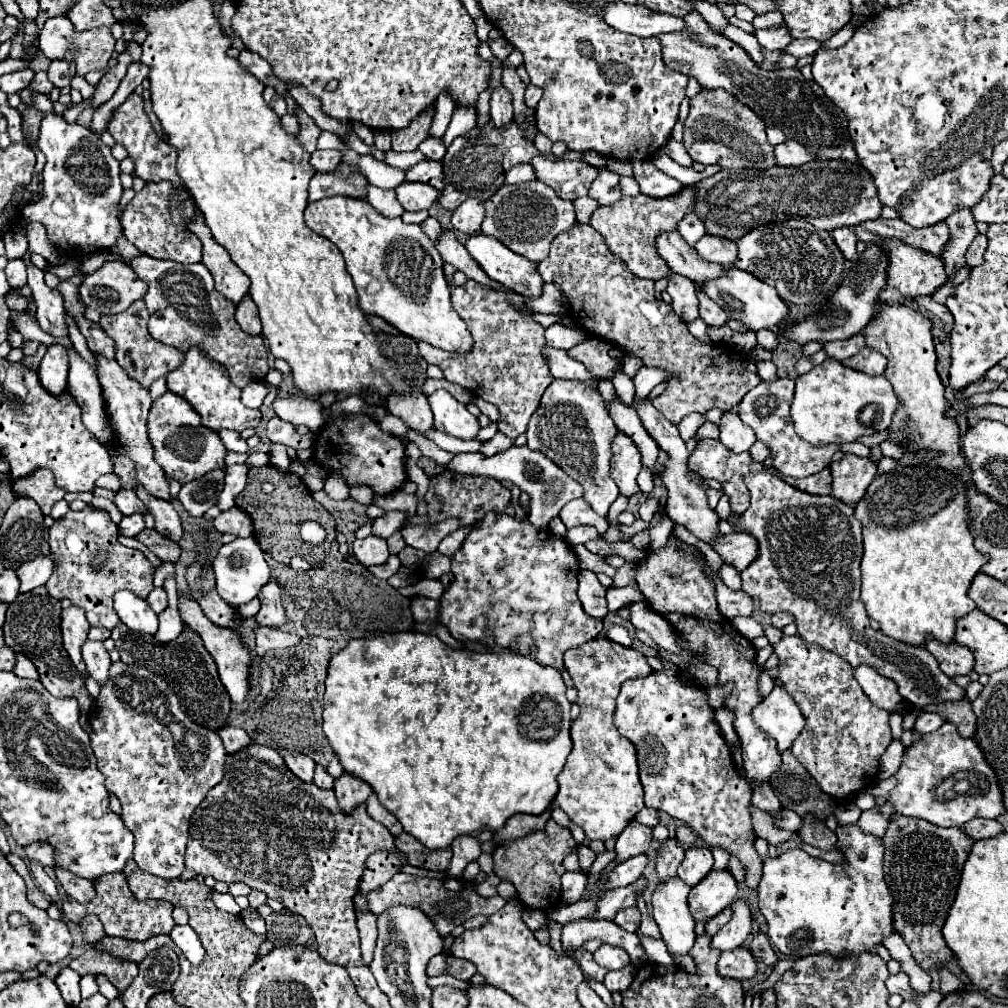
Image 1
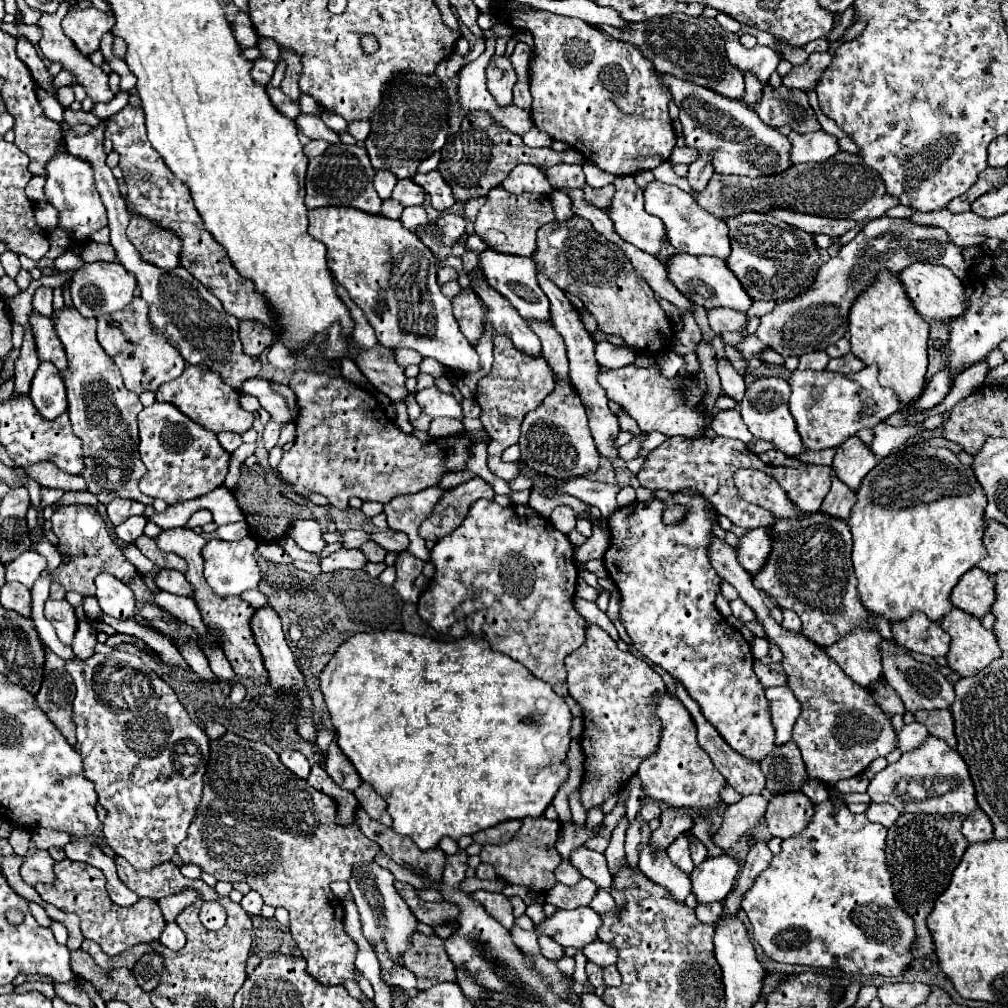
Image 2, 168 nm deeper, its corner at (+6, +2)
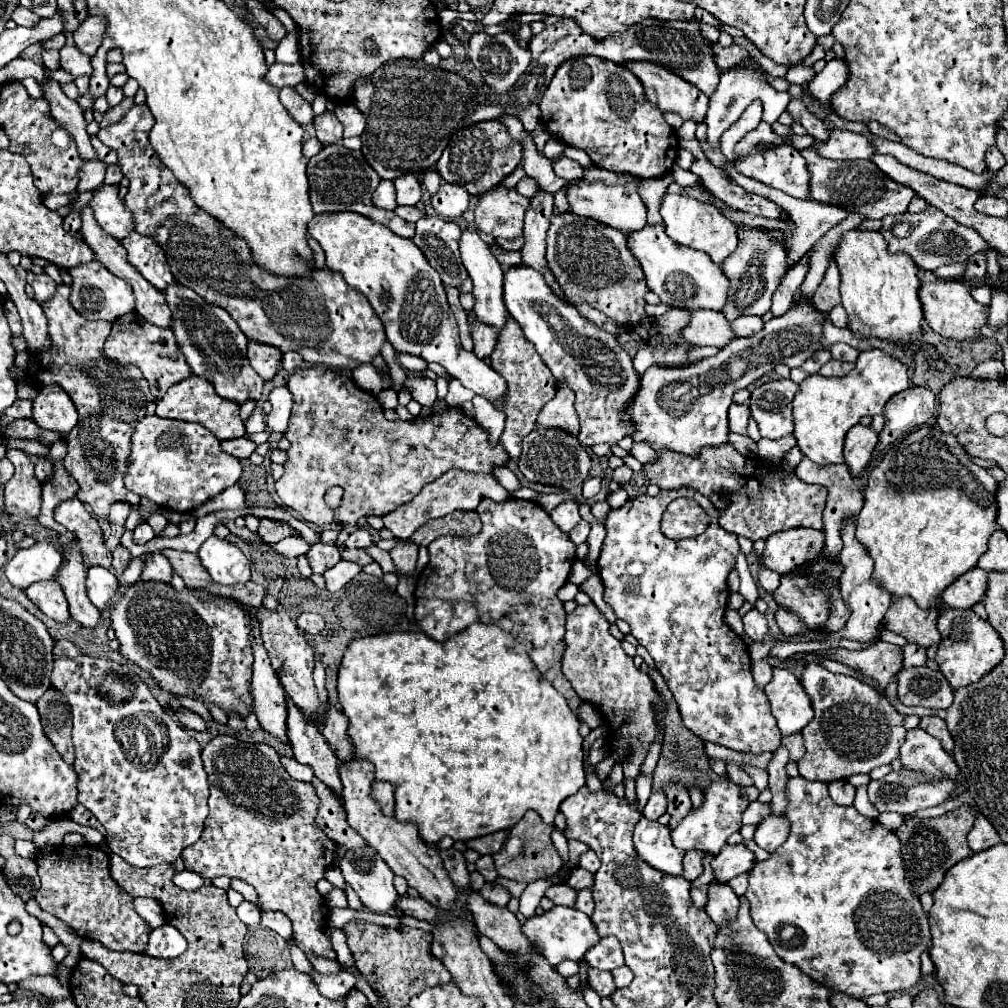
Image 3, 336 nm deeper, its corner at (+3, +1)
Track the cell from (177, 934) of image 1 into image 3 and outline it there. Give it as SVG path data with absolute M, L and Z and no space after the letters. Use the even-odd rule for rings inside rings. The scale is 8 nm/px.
M165 923L149 935L147 949L143 951L143 955L157 959L173 959L179 957L185 949L187 949L185 937L175 927Z

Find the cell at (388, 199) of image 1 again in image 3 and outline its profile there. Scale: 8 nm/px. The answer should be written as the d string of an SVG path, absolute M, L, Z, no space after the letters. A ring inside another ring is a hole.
M397 207L395 213L409 223L417 223L421 217L425 217L425 211L419 211L417 207Z

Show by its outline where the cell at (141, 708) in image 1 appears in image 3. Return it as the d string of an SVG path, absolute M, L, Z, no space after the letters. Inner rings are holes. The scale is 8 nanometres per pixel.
M79 655L75 659L55 659L55 667L53 667L53 673L51 673L51 687L59 689L69 705L71 705L71 715L73 715L73 747L75 747L75 773L77 773L77 801L79 805L83 805L87 811L91 811L97 821L105 827L105 841L109 843L109 847L113 849L113 853L117 853L119 857L123 857L127 863L131 863L133 867L153 867L153 865L161 865L161 863L173 863L181 857L181 851L189 845L193 845L199 837L201 837L201 831L203 831L203 821L209 813L207 809L207 797L209 797L209 785L207 785L207 773L203 769L203 763L201 763L201 747L199 743L187 735L187 731L173 719L171 713L167 713L157 701L155 697L151 695L149 687L139 679L139 677L133 677L133 675L125 675L123 673L125 669L119 667L119 665L109 665L107 659L93 659L93 657L87 657L87 655ZM109 673L115 677L115 681L119 683L127 683L123 685L123 697L109 697Z

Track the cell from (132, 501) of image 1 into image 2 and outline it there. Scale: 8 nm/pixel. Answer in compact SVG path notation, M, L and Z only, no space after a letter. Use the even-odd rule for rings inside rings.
M114 498L110 504L108 504L108 516L112 520L112 524L120 524L124 522L128 516L134 516L134 514L144 514L146 506L142 502L136 502L136 500L126 500L126 498Z

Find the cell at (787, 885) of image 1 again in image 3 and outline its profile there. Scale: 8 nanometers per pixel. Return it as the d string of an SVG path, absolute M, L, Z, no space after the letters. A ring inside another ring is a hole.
M795 777L795 779L787 781L785 793L787 793L787 801L789 801L785 813L787 813L787 819L791 821L791 833L789 833L787 841L777 851L773 851L769 855L769 859L757 861L753 871L749 873L749 887L747 887L745 897L751 903L749 913L751 913L753 923L767 935L767 939L773 945L775 953L783 961L793 963L807 977L811 977L813 981L825 985L831 993L847 993L853 999L865 999L869 995L877 995L877 993L903 993L903 991L911 989L919 981L919 975L921 975L919 955L929 949L931 933L929 933L927 913L923 911L923 907L919 903L919 897L915 895L915 889L907 881L905 865L903 865L903 857L901 857L899 837L895 835L895 831L885 829L879 821L857 813L855 807L841 807L841 805L833 803L833 799L827 793L827 783L807 781L803 777Z

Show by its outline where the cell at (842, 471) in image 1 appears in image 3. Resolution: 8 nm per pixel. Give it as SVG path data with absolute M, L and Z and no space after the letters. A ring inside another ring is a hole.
M857 423L853 425L851 431L847 431L843 451L845 451L845 465L849 467L849 473L853 477L861 477L875 445L877 445L877 433L871 427Z

